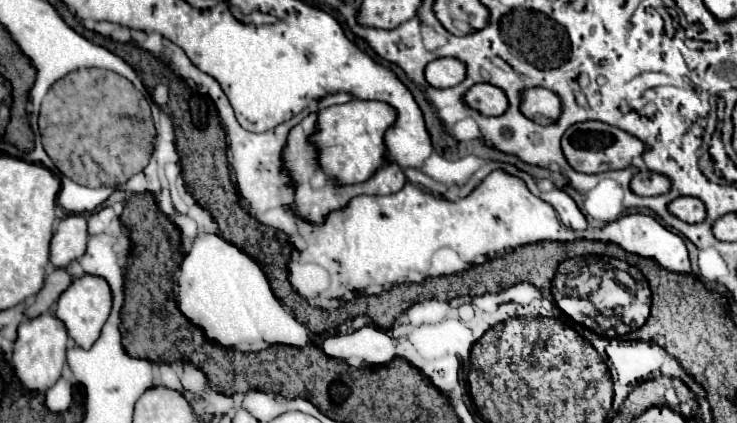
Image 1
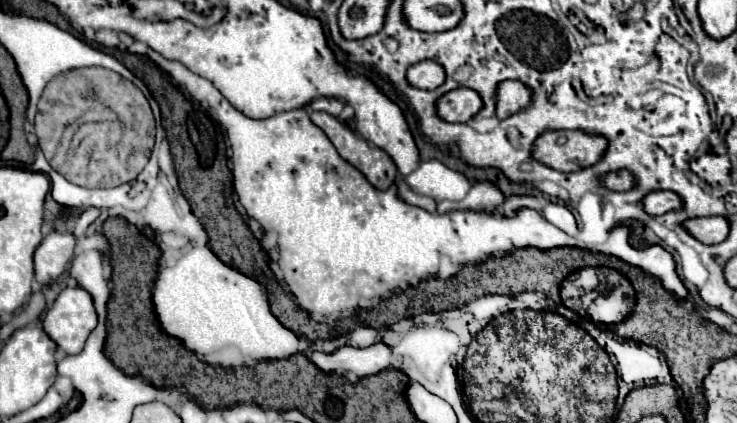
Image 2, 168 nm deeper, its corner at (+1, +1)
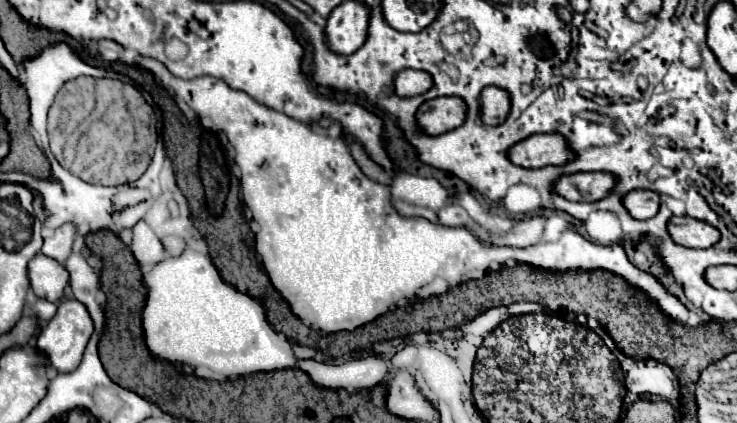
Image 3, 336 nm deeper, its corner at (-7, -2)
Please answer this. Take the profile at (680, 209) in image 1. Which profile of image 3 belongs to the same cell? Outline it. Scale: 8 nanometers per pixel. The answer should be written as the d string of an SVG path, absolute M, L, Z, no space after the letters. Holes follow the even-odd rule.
M630 191L626 195L626 209L636 219L656 217L660 211L660 195L656 191Z

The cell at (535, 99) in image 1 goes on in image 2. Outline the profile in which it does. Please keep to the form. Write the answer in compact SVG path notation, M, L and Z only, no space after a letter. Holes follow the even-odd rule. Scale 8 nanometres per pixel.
M504 80L496 88L496 118L504 120L506 116L516 114L526 108L532 100L532 92L518 80Z

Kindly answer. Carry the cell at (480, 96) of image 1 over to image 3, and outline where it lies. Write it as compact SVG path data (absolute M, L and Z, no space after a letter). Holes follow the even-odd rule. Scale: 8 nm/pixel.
M438 97L424 103L416 115L420 127L428 135L440 135L460 127L466 119L466 103L460 97Z

